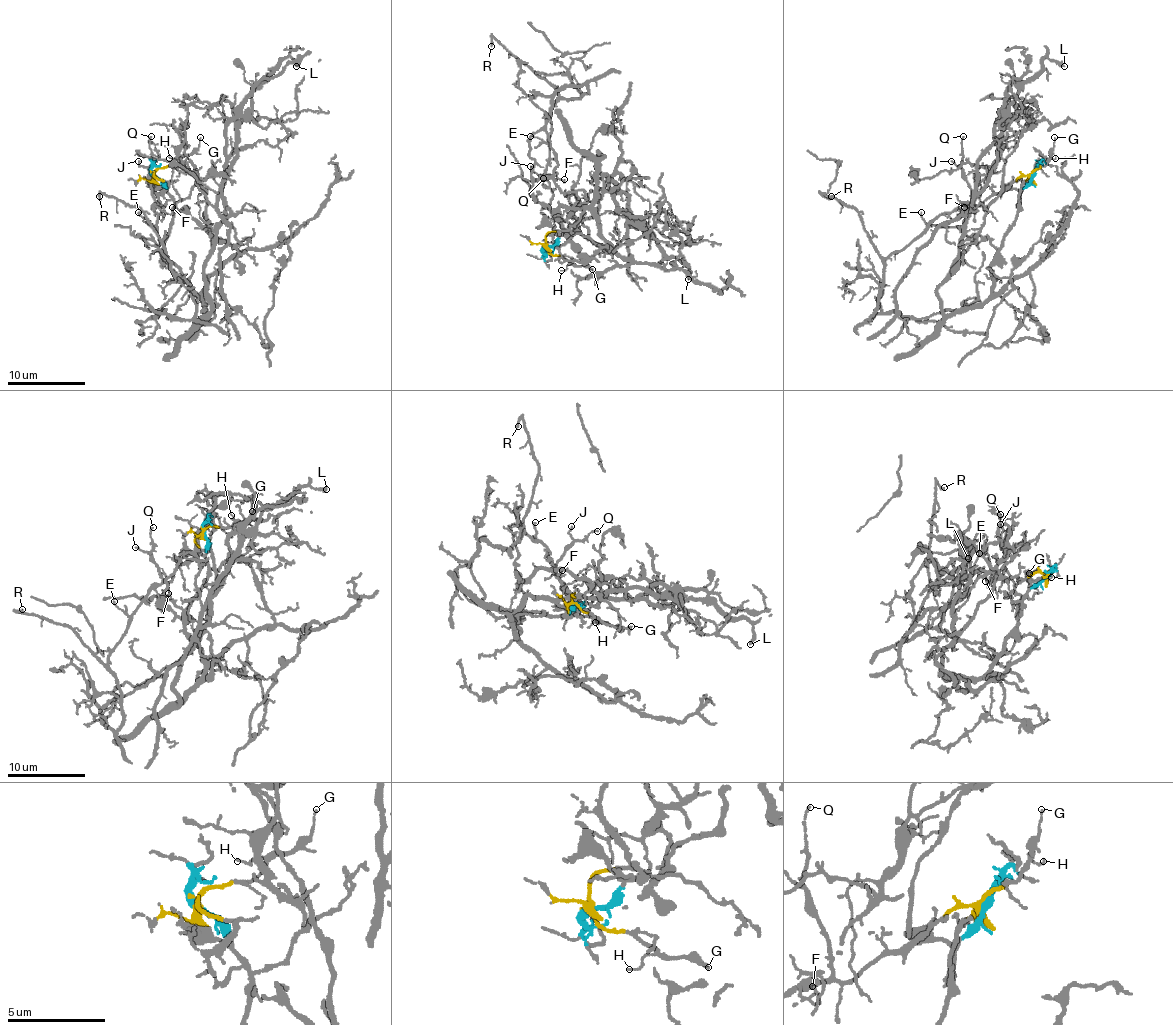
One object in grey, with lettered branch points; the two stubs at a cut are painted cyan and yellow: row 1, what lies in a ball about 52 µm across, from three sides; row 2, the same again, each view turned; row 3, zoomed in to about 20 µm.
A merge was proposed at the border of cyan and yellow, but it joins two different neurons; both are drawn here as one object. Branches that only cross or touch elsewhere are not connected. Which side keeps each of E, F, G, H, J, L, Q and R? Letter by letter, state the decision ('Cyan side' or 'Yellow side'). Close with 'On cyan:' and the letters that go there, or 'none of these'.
E: Yellow side
F: Yellow side
G: Yellow side
H: Yellow side
J: Yellow side
L: Cyan side
Q: Yellow side
R: Yellow side
On cyan: L

